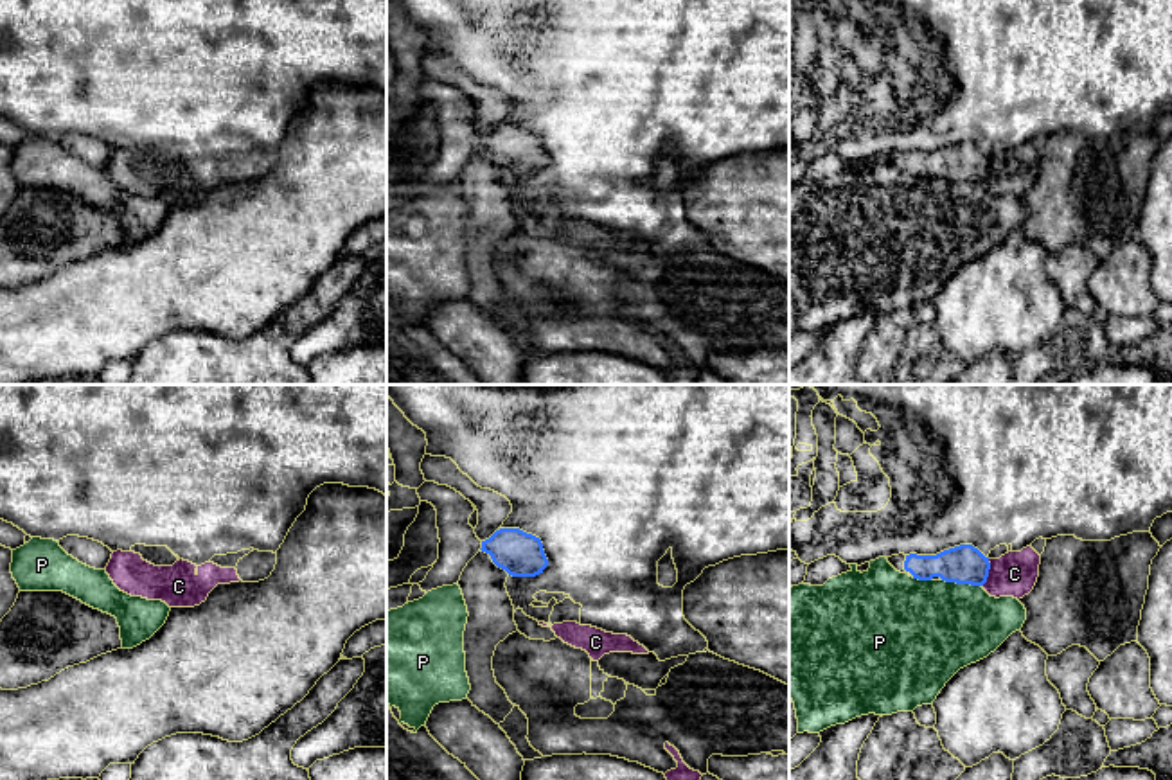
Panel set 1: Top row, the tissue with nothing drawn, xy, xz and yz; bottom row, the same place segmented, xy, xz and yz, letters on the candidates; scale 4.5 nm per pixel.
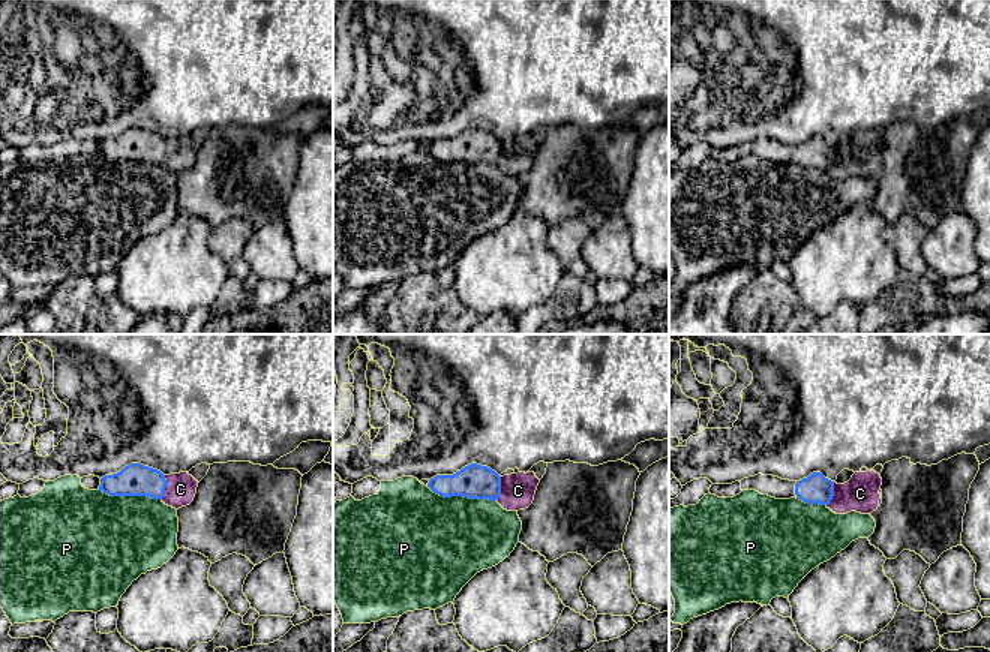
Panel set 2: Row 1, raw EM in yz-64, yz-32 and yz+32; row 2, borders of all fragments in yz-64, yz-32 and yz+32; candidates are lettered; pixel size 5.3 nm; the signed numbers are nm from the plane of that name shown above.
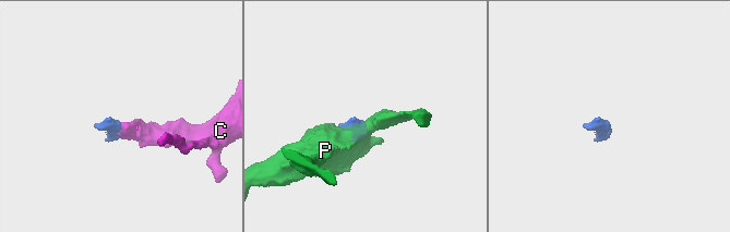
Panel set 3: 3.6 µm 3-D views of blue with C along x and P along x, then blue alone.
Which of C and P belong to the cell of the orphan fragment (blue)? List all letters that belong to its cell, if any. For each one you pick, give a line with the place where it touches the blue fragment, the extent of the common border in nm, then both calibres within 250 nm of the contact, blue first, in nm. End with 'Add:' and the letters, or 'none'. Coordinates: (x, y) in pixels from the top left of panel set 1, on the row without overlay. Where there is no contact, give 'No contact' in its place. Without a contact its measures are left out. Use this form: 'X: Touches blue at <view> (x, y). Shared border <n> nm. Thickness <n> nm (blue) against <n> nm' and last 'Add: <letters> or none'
C: Touches blue at yz (987, 171). Shared border 130 nm. Thickness 180 nm (blue) against 200 nm
Add: C

